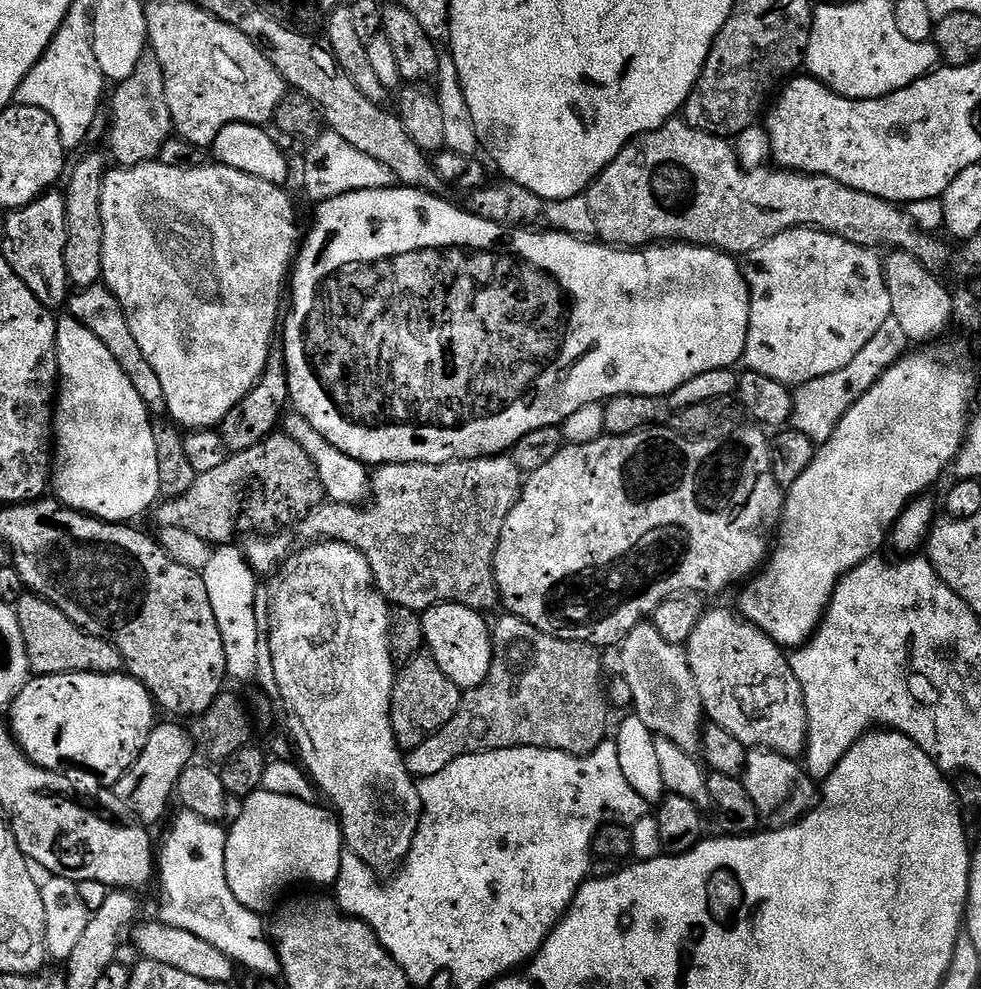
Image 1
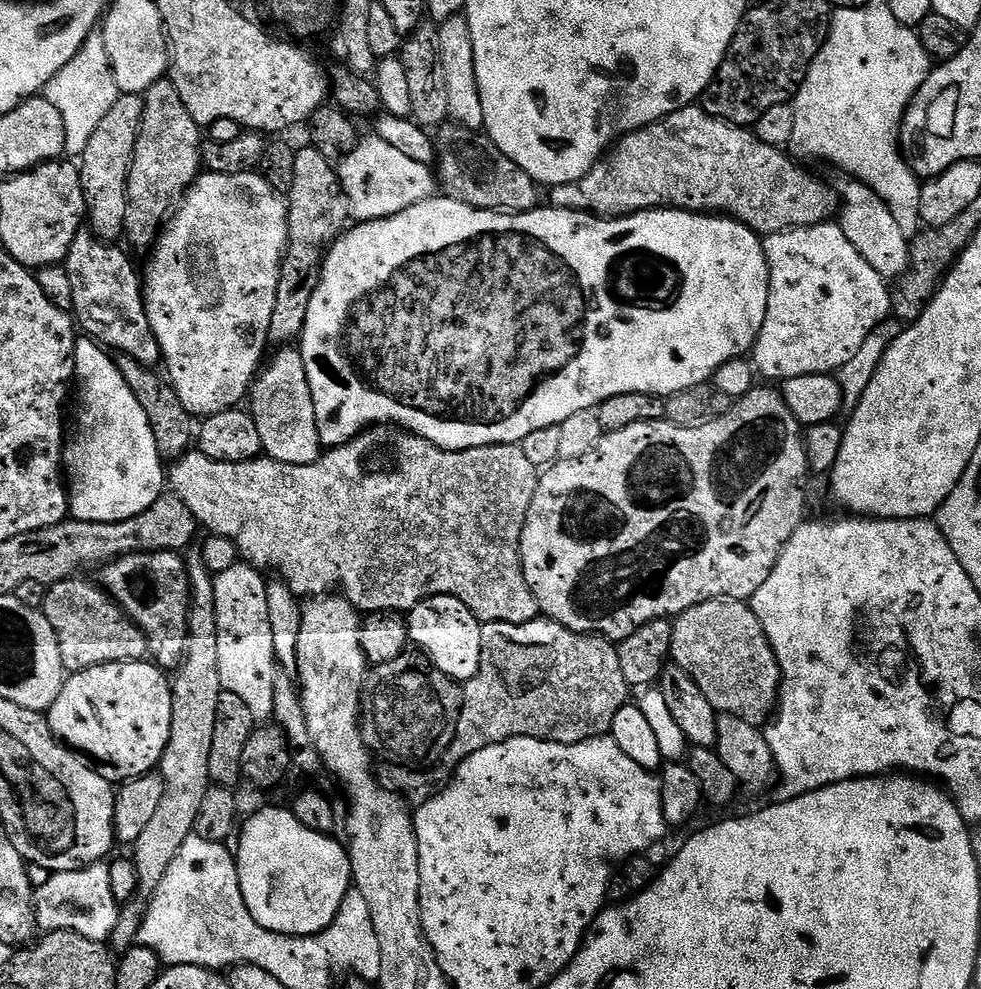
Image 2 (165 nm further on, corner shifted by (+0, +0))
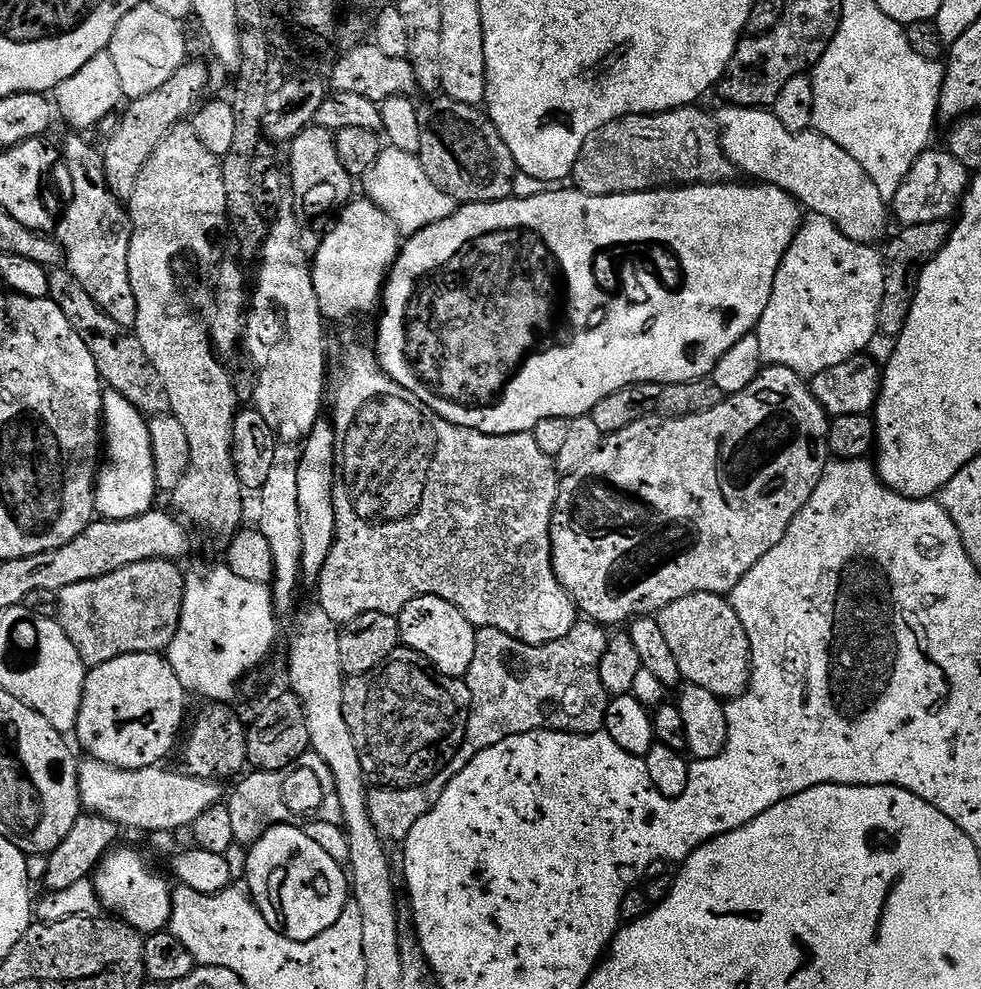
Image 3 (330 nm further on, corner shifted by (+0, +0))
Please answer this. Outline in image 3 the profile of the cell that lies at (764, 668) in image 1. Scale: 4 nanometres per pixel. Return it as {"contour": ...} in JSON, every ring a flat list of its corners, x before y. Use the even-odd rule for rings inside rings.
{"contour":[[696,592,680,598,657,613,656,619,665,639,674,653,682,680,700,686,721,700,736,699,747,691,751,680,751,654,746,630,735,614,732,603,723,595,715,592]]}

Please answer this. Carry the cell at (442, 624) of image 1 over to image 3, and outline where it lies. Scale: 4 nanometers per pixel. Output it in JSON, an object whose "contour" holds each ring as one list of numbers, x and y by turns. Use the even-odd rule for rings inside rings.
{"contour":[[423,596,412,602,408,612,397,616,401,643,415,652,422,653,429,663,448,676,467,677,470,662,474,662,474,642,477,629,450,602,437,596]]}

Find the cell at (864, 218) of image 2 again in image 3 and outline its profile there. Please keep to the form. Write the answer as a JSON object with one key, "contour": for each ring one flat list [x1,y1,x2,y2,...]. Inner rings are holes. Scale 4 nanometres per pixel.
{"contour":[[729,104,721,109,721,112,715,113,714,116,716,127,720,130,720,145,733,167,739,171,741,168,748,175,745,177,760,184,773,184,786,190,811,215,830,218,830,222,834,222,834,226,838,226,842,234,859,244,876,246,881,243,880,239,883,241,889,235,890,204,882,200,873,179,866,174,857,159,852,158,838,143,832,142,830,138,815,130,786,130,786,126,782,126,782,122,778,122,776,115,767,108,744,108,740,104]]}

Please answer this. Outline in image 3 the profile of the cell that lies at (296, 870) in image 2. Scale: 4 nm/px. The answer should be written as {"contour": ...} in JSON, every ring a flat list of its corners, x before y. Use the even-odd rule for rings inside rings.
{"contour":[[278,824,268,828,258,843,251,845,246,862,249,895,256,908,270,923,272,929,291,941,309,941,324,933,341,917,342,910,350,898,350,880,343,865,335,862,330,854,306,836,297,825]]}

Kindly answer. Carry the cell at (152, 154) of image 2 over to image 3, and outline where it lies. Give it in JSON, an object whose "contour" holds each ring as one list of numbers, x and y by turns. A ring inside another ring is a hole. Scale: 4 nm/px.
{"contour":[[191,122,175,124,170,134,162,138,158,150,154,150,150,162,146,162,146,166,138,174,138,186,134,186,134,194,126,201,126,207,128,217,132,219,132,237,128,251,130,286,134,290,134,302,138,302,134,334,138,342,142,342,142,350,146,350,150,366,158,370,162,386,166,386,166,395,170,397,172,407,170,414,178,418,178,422,182,422,182,430,186,430,186,442,190,450,186,474,170,494,173,504,171,507,177,517,183,518,193,529,201,528,206,535,212,536,214,547,224,550,245,523,246,489,238,482,232,457,232,427,238,411,234,376,224,369,224,364,220,361,223,359,212,343,210,331,216,277,222,263,220,239,226,236,226,229,230,224,220,161,221,157,206,150,202,138,198,138,198,130,194,130]]}

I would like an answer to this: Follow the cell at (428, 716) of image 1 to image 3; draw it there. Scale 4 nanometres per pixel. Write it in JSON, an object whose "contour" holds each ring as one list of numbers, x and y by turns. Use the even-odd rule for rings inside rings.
{"contour":[[405,646,396,648,394,654,390,654,390,658,386,658,381,664,374,666,374,670,361,676,347,677,342,694,342,714,346,714,346,726,350,726,350,735,354,738,354,746,358,746,358,758,362,762,362,770,365,777,373,785,382,788,412,788,416,784,425,784,427,780,432,779,447,764,464,740,464,731,468,725,468,711,470,709,472,709,472,695,463,679,448,676,445,672,437,670,422,653,415,652]]}

